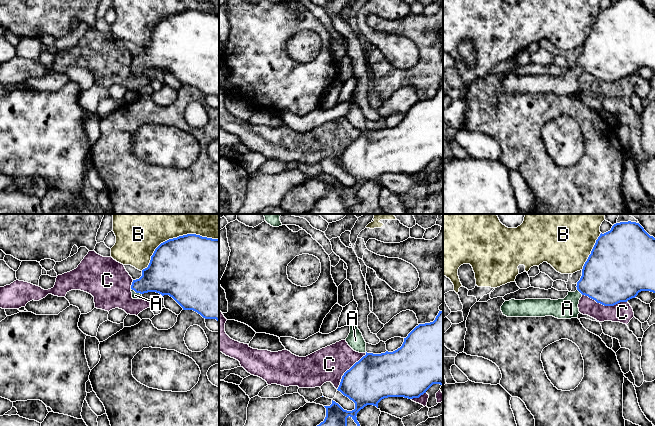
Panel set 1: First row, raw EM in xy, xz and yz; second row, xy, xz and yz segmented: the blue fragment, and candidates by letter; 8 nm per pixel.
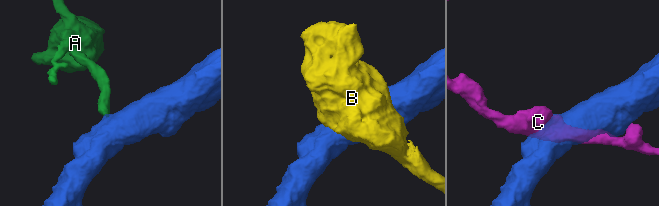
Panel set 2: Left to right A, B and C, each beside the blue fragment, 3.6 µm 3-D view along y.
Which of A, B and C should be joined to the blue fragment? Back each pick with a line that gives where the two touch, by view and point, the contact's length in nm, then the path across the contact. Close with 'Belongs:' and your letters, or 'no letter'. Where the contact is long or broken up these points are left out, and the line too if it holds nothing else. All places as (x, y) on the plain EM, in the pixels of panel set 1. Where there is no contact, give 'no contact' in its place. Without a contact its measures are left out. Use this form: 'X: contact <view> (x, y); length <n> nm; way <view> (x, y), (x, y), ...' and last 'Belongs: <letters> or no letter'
A: contact xy (136, 68); length 100 nm; way xy (162, 51), (147, 58), (136, 68), (135, 71)
Belongs: A

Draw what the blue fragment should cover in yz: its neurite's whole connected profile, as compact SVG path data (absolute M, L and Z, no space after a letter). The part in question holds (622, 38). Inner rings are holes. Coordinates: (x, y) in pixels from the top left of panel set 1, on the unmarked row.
M614 0L610 7L600 10L582 45L577 66L564 75L511 75L501 82L507 93L577 94L580 74L585 71L604 82L614 82L635 74L641 67L655 69L655 14L640 0Z

